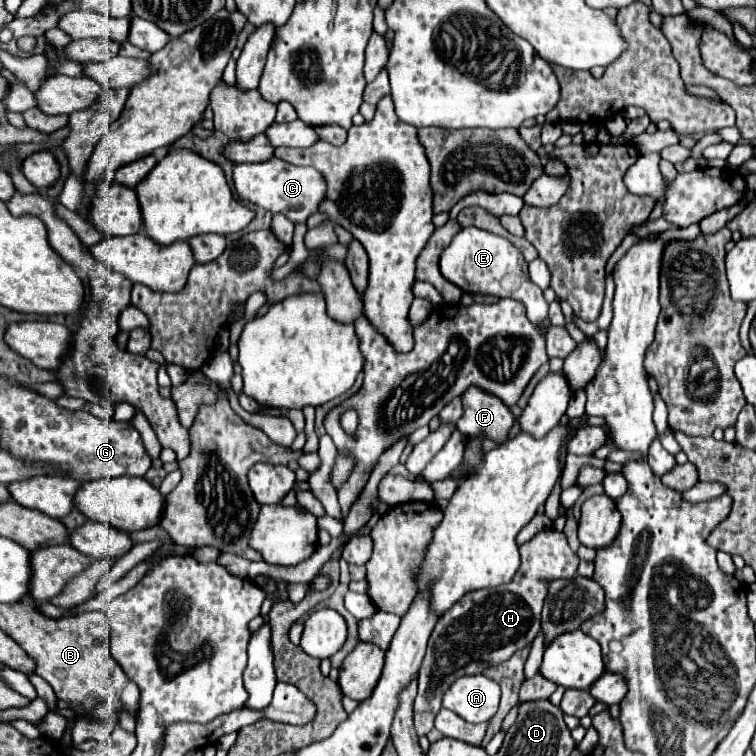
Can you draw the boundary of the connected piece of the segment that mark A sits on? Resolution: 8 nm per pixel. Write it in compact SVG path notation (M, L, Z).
M484 674L462 676L452 682L442 698L442 708L456 712L466 722L488 722L500 702L500 686Z

